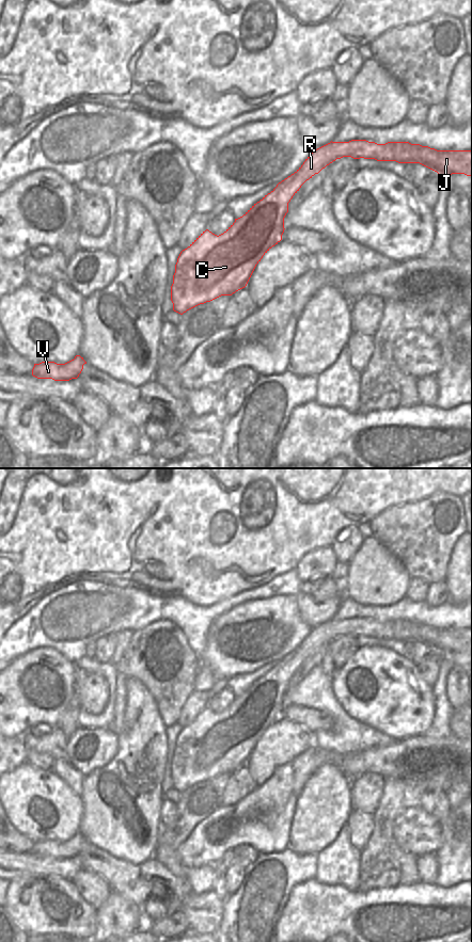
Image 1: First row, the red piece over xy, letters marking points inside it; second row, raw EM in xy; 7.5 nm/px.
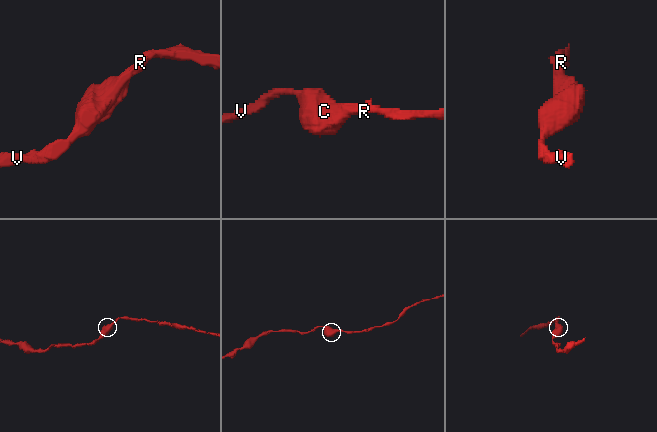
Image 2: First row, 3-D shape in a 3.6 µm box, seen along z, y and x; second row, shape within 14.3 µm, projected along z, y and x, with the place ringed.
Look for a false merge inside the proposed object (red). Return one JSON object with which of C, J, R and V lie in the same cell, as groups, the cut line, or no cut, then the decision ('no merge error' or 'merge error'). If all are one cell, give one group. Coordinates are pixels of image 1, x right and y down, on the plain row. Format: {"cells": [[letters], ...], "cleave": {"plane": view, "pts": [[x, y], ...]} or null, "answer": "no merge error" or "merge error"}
{"cells": [["C", "J", "R", "V"]], "cleave": null, "answer": "no merge error"}

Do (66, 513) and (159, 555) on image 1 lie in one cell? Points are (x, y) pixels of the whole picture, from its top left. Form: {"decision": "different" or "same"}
{"decision": "same"}

